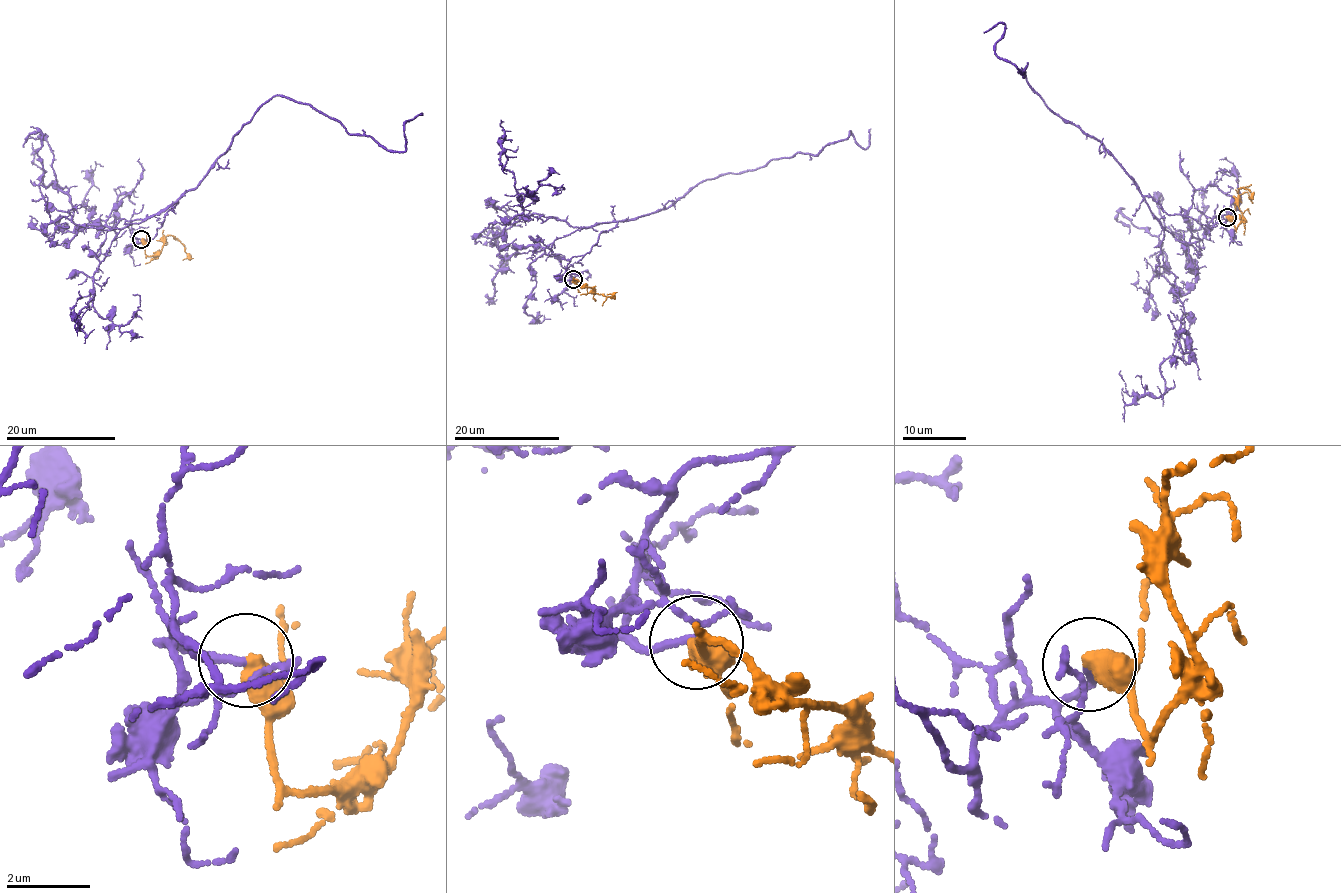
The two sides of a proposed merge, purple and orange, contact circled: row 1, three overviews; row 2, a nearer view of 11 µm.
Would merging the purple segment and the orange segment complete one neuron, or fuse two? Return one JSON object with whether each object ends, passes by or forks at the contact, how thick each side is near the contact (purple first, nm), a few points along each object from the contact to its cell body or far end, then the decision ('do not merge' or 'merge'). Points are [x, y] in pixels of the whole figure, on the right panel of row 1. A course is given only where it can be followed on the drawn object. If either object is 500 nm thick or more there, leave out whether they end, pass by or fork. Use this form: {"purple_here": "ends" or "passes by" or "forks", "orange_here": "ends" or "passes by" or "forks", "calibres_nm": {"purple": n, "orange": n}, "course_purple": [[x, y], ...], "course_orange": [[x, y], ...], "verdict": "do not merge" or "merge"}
{"calibres_nm": {"purple": 170, "orange": 550}, "course_purple": [[1227, 217], [1206, 233], [1169, 215], [1104, 144], [1051, 110], [1026, 66], [995, 53], [1004, 25], [984, 31]], "course_orange": [[1227, 217], [1236, 226], [1241, 213], [1240, 187], [1251, 193], [1253, 203]], "verdict": "merge"}

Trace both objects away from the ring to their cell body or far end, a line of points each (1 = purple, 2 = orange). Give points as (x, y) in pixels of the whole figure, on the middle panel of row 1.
1: (573, 280), (572, 257), (620, 221), (703, 181), (814, 155), (850, 131), (865, 148), (871, 129)
2: (573, 280), (578, 279), (598, 294), (606, 295)

